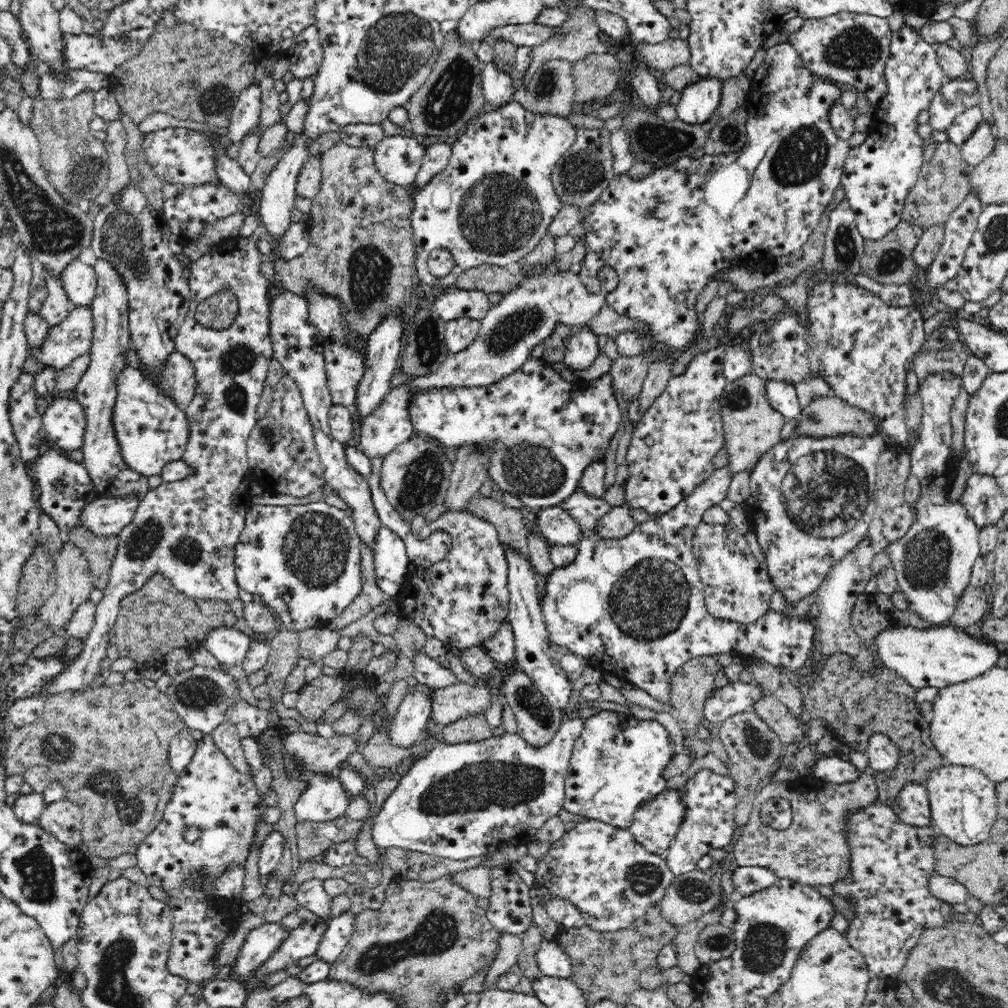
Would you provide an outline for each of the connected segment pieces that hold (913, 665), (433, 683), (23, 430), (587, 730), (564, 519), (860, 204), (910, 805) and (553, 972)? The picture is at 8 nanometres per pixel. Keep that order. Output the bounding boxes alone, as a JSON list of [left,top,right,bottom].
[[875,624,998,689],[413,650,459,689],[8,374,43,462],[563,710,674,829],[536,506,580,546],[841,25,947,240],[891,783,932,826],[534,939,572,980]]

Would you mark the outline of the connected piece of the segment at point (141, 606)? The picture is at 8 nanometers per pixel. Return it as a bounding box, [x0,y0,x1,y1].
[110,574,210,664]

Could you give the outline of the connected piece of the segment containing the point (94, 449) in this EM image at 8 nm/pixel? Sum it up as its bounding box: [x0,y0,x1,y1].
[75,260,151,500]

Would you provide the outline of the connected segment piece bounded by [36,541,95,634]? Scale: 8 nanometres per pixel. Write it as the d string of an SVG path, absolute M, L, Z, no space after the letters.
M71 541L62 542L61 549L55 555L54 594L44 602L44 605L36 613L38 620L47 622L57 634L60 634L63 626L68 624L68 620L75 614L78 606L89 601L91 593L95 589L89 568L88 559L86 559L82 548Z

